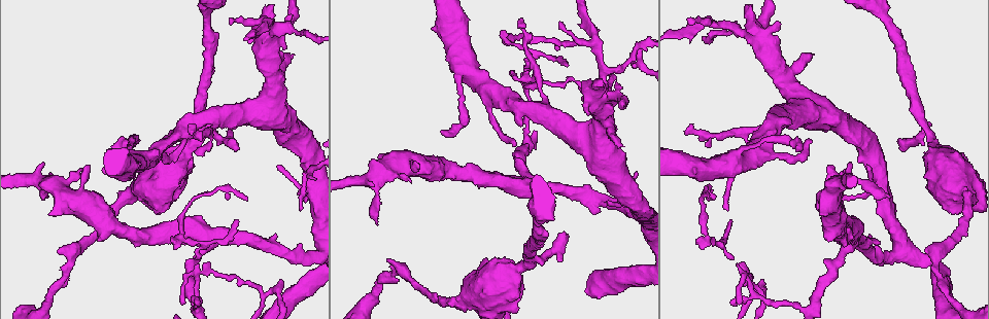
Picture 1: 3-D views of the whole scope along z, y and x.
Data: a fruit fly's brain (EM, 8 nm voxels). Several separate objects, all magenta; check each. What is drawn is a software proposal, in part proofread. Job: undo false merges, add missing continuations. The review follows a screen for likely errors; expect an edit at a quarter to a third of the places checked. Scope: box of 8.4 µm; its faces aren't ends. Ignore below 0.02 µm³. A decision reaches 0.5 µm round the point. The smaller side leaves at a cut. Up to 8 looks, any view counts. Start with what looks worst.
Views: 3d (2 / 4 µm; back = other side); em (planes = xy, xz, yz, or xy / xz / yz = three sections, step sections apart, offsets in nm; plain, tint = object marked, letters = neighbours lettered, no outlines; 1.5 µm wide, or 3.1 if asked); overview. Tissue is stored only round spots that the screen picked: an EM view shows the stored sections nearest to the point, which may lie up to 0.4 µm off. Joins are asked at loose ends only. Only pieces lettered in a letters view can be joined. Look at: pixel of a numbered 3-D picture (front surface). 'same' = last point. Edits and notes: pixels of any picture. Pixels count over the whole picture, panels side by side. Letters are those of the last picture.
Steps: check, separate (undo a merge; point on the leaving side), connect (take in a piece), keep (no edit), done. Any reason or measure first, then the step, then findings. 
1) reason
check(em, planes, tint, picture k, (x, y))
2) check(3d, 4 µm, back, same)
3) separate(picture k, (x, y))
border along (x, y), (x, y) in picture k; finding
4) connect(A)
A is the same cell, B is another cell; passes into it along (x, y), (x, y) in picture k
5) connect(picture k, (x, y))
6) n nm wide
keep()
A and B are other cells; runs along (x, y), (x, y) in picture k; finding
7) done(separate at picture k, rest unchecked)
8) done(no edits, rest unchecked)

branch stops here
check(3d, 4 µm, picture 1, (800, 149))

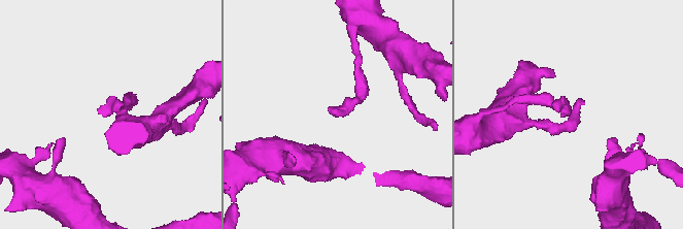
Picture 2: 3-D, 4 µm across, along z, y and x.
now the EM
check(em, xz, step 8, tint, picture 2, (100, 112))

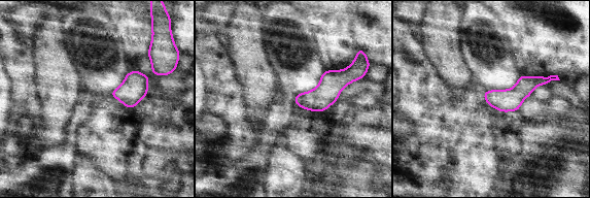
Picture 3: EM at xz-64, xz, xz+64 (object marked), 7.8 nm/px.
check(em, planes, letters, same)

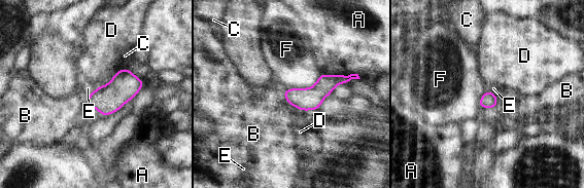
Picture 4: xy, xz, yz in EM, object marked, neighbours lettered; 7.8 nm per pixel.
120 nm wide; F touches over 320 nm
keep()
A, B, C, D, E and F are other cells; none of them fits

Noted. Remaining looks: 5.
free end
check(em, planes, tint, picture 1, (237, 149))

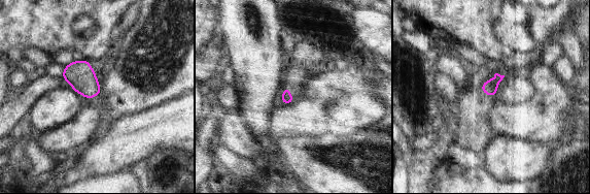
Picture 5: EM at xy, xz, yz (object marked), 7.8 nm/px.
what lies round it
check(em, planes, letters, same)

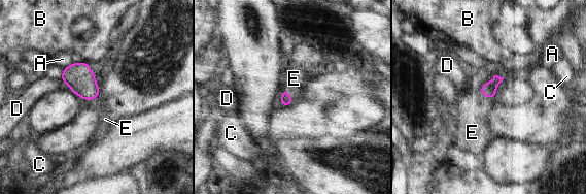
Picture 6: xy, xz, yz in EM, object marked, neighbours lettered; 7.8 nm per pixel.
connect(E)
E is the same cell, A, B, C and D are other cells; passes into it along (284, 100), (287, 94), (294, 78) in picture 6; it goes on there

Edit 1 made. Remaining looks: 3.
see it whole again
check(overview)

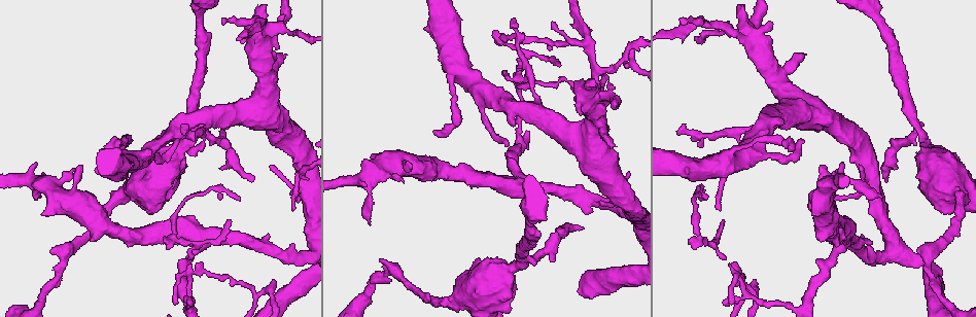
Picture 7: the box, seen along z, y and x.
arms part here
check(em, yz, step 4, tint, picture 7, (752, 293))

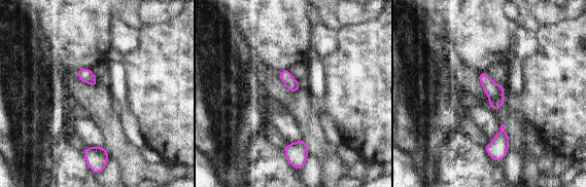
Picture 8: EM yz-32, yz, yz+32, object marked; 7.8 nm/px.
cut it another way
check(em, planes, letters, same)

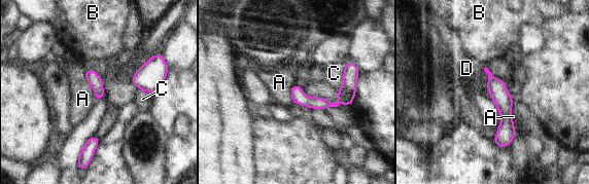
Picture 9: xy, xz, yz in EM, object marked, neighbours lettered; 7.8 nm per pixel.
100 nm wide
keep()
A, B, C and D are other cells; runs along (490, 77), (504, 101), (504, 144) in picture 9; one cell here

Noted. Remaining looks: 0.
done(connect at picture 6, rest unchecked)

